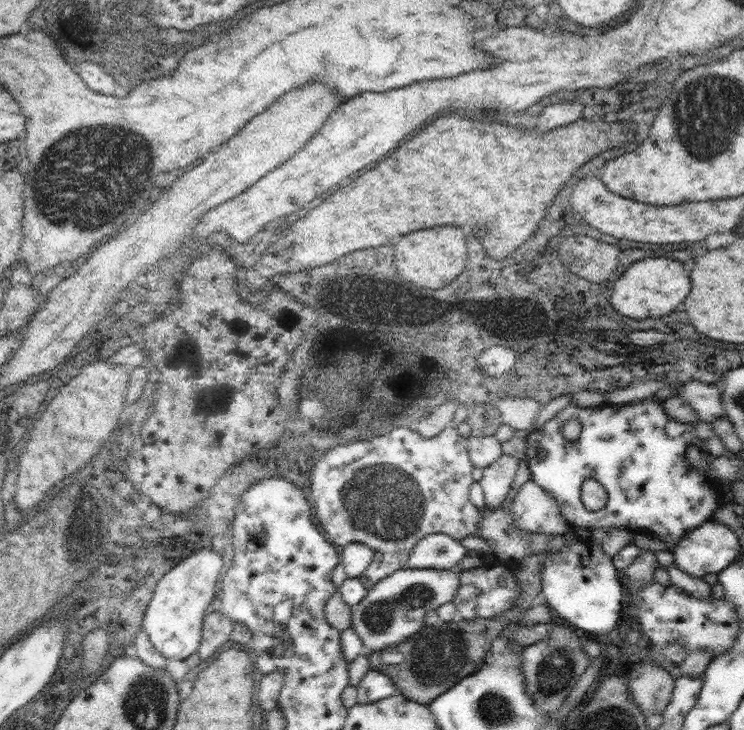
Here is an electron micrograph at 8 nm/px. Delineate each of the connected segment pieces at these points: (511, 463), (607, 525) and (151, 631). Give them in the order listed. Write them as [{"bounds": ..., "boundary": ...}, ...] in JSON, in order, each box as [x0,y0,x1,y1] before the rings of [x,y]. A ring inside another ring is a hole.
[{"bounds":[479,454,520,507],"boundary":[[[502,454],[498,460],[483,470],[479,484],[483,488],[487,507],[499,507],[512,488],[520,460],[516,456]]]},{"bounds":[526,398,722,551],"boundary":[[[648,398],[639,402],[624,405],[610,403],[594,407],[580,407],[570,403],[554,418],[546,421],[544,426],[533,429],[527,436],[526,460],[531,472],[531,480],[554,498],[563,518],[572,527],[602,531],[624,528],[628,532],[640,532],[647,536],[655,535],[670,551],[680,544],[688,532],[711,520],[714,510],[721,506],[722,491],[718,484],[702,473],[702,469],[694,467],[686,459],[686,448],[689,444],[700,448],[702,454],[711,456],[704,447],[704,441],[696,435],[694,425],[678,421],[664,409],[664,401]],[[570,418],[578,418],[582,424],[579,438],[570,441],[563,436],[563,422]],[[593,478],[598,481],[608,494],[606,505],[598,511],[590,511],[584,507],[580,499],[583,481]]]},{"bounds":[141,550,223,660],"boundary":[[[198,550],[178,566],[174,566],[156,586],[146,609],[141,626],[151,644],[167,660],[186,660],[199,650],[203,620],[207,608],[215,599],[216,588],[222,575],[223,558],[212,550]]]}]

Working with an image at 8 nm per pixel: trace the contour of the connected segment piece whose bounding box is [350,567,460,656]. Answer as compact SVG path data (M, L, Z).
M398 569L376 582L366 596L353 605L352 627L362 639L361 653L369 656L375 651L392 650L405 642L425 624L428 611L436 611L439 606L452 601L460 589L460 570Z

